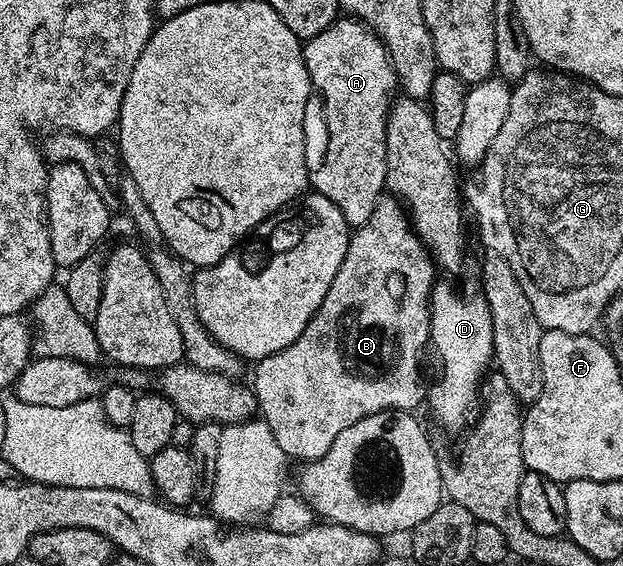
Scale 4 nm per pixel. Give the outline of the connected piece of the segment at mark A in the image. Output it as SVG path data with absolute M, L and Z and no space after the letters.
M338 18L326 30L322 30L322 34L314 34L314 38L310 38L303 45L304 61L306 62L306 70L312 79L312 87L318 93L318 100L324 103L324 128L328 131L328 141L324 144L324 161L320 165L313 167L310 172L311 187L318 194L322 194L326 198L330 198L330 202L334 202L334 206L338 206L338 210L342 210L342 218L346 218L349 226L359 226L364 224L370 218L370 214L374 214L374 206L380 201L380 197L385 195L385 178L386 178L386 126L390 105L390 95L388 92L395 93L398 88L396 71L392 65L392 60L388 57L388 51L384 43L376 37L368 28L367 24L355 18Z

